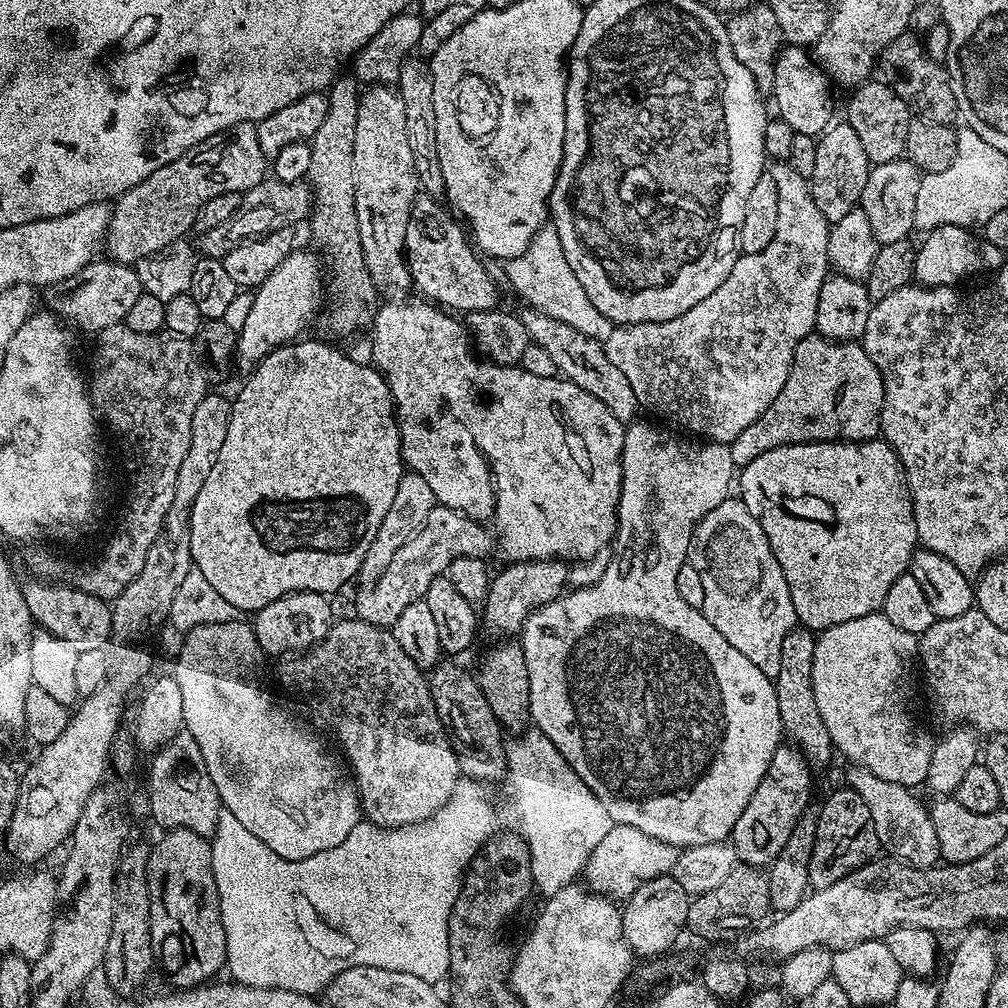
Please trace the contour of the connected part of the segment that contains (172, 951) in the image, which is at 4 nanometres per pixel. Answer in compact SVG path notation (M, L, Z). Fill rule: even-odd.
M174 828L163 833L164 837L161 838L160 841L155 845L154 843L151 845L150 851L148 853L148 885L150 886L150 938L152 939L152 950L153 953L158 954L158 964L164 967L164 972L168 975L168 980L173 984L173 989L176 990L192 990L197 986L203 985L205 982L203 980L208 980L212 975L215 974L216 971L223 969L226 964L226 930L222 926L222 914L220 913L220 903L218 902L218 890L216 889L216 883L214 882L214 870L212 869L212 845L210 843L209 837L199 836L198 834L194 834L194 830L186 830L185 828Z

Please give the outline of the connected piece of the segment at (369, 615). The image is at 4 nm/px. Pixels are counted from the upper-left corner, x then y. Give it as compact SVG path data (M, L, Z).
M438 506L430 510L426 522L414 533L412 540L394 554L384 573L363 589L365 592L356 600L355 615L380 628L388 628L410 602L424 598L426 590L430 590L430 582L445 575L454 558L469 556L484 560L491 552L494 552L494 536L485 525L454 508Z

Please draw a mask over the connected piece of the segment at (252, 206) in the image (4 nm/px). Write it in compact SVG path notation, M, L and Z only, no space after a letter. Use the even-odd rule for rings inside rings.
M265 178L258 186L254 186L246 194L246 203L222 226L214 226L210 230L199 233L198 252L204 258L223 258L230 254L239 244L247 240L255 240L268 236L280 228L292 228L309 219L312 214L312 189L305 181L282 182L275 178Z

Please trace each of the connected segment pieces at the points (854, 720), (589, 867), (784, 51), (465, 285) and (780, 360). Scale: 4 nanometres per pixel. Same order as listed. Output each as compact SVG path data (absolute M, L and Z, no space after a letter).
M883 611L871 612L862 618L854 618L850 622L842 622L838 626L830 626L823 629L816 636L816 645L814 646L814 702L818 702L818 714L822 714L822 722L826 722L826 730L830 730L833 749L840 752L855 767L870 770L870 774L878 774L878 778L886 778L886 782L898 782L903 788L915 789L916 784L923 785L928 778L930 770L930 760L932 758L933 737L928 737L922 729L916 725L914 717L908 713L908 671L912 668L912 660L918 656L918 637L910 634L906 630L898 630L890 618L886 618Z
M613 823L610 834L598 842L584 863L582 880L591 891L623 902L634 894L634 890L638 890L638 886L642 886L642 882L669 875L676 865L677 855L678 849L665 840L650 838L650 834L642 834L642 830L634 830L634 826Z
M781 47L780 56L774 66L774 86L771 95L776 96L776 108L779 119L790 122L798 134L810 134L819 137L829 127L832 116L832 88L829 77L803 47Z
M417 195L406 226L404 251L415 291L420 291L417 293L423 299L456 314L497 307L498 286L488 277L485 261L474 251L465 229L456 225L457 217L451 211L444 212L445 205L440 203L435 196Z
M776 162L771 165L770 175L774 178L774 186L778 189L778 230L774 230L774 238L766 250L758 254L740 255L734 262L734 270L730 270L730 278L710 294L710 298L702 298L698 306L690 306L686 314L678 314L678 318L670 318L666 322L638 322L637 324L626 324L613 327L610 338L606 338L602 343L610 362L626 374L626 382L630 382L630 390L634 390L634 398L641 409L649 408L656 416L661 416L664 420L669 420L672 424L677 424L680 428L689 428L693 432L691 435L696 438L707 438L717 444L731 445L732 440L750 422L762 418L766 410L782 394L782 386L786 386L788 371L794 358L794 350L802 338L813 335L816 326L816 311L818 310L818 290L822 290L822 282L830 275L830 265L828 262L828 229L830 221L818 210L818 202L814 202L814 194L810 187L810 181L802 178L798 170L794 170L787 162Z

